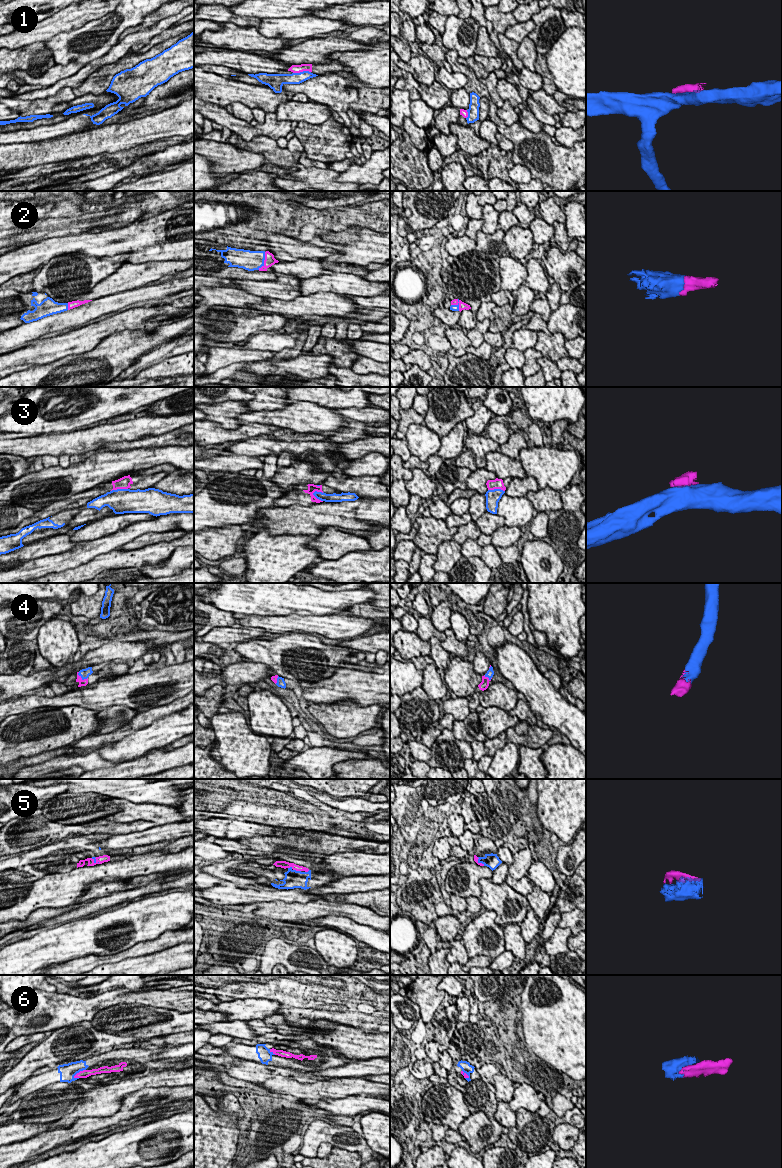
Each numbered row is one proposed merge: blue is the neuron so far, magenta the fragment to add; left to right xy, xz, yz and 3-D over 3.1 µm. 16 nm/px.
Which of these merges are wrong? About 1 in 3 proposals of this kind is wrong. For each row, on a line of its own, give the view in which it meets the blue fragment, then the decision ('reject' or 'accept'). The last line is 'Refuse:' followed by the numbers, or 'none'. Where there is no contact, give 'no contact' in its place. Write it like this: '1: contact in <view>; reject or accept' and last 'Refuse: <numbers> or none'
1: contact in xz; reject
2: contact in xz; accept
3: contact in xz; reject
4: contact in xy; accept
5: contact in xz; accept
6: contact in xy; accept
Refuse: 1, 3

